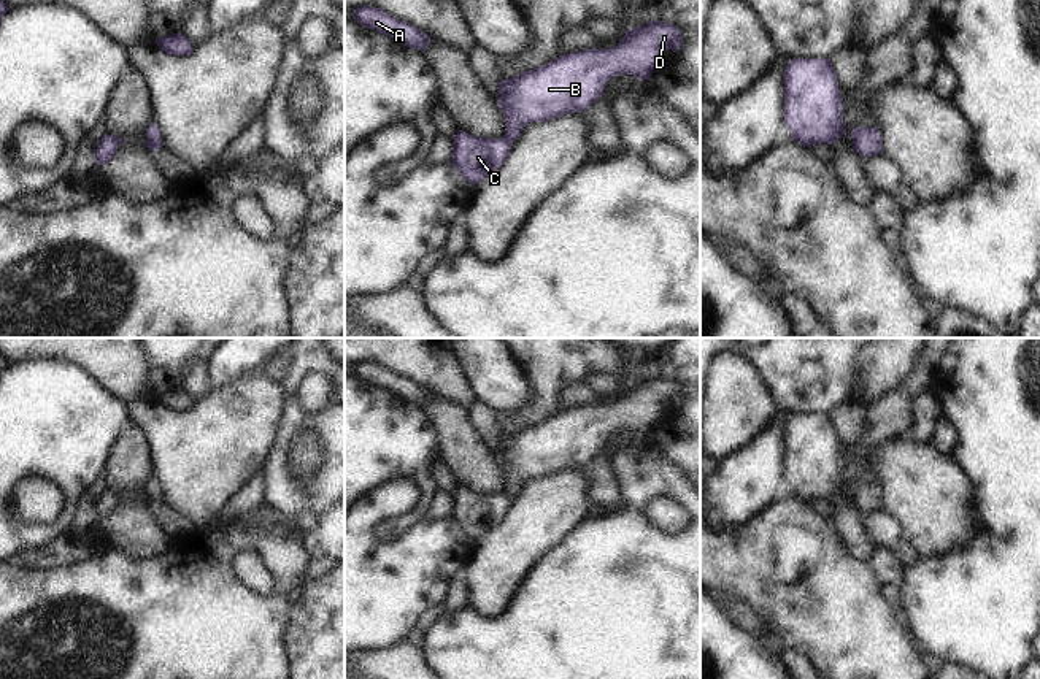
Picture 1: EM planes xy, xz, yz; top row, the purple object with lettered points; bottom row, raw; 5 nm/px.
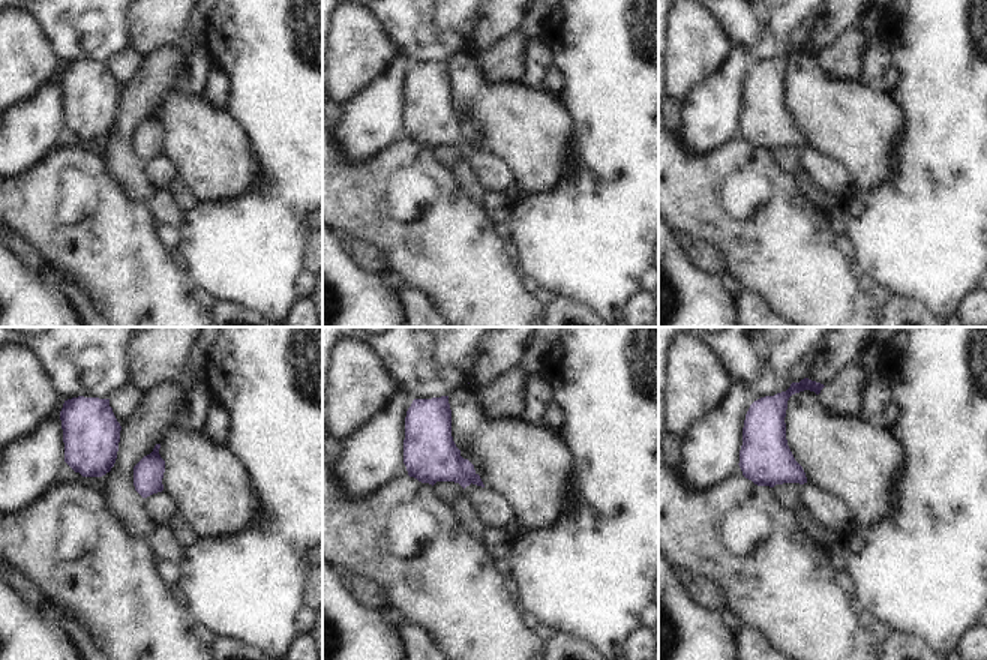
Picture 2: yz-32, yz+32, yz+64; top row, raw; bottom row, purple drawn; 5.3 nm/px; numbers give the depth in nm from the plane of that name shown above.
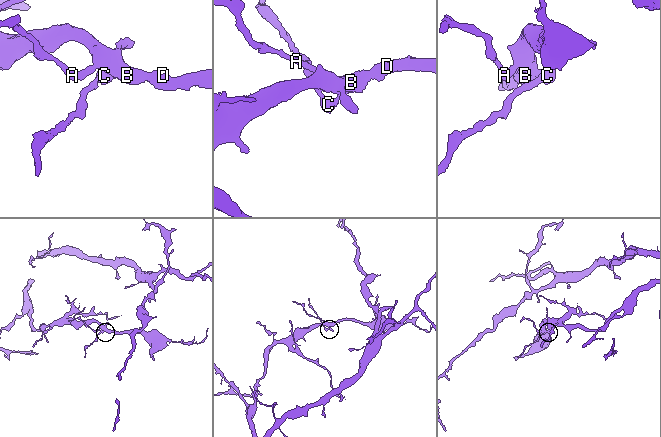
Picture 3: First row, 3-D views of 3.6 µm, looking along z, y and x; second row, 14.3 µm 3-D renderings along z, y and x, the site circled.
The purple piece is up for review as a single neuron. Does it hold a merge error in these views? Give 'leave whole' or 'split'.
split

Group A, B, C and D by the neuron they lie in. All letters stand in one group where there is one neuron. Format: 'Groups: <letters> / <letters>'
Groups: A B D / C.

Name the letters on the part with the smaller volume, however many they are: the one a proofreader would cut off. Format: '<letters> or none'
C

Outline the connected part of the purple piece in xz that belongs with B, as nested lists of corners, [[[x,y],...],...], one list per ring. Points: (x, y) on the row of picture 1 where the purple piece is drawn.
[[[653,21],[626,32],[610,49],[583,49],[499,82],[499,108],[505,117],[503,138],[518,140],[526,125],[567,113],[586,111],[603,95],[611,78],[622,73],[640,81],[664,63],[667,49],[681,46],[683,35],[673,24]]]

